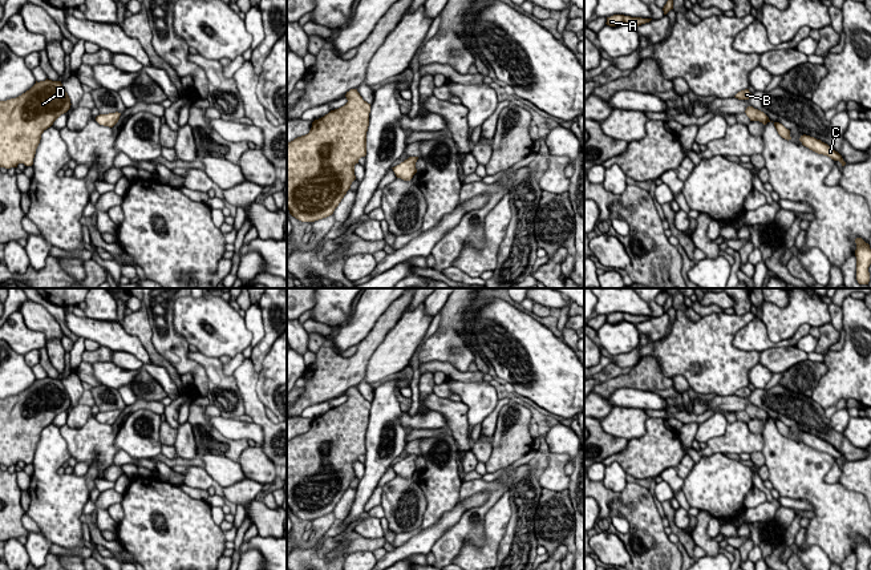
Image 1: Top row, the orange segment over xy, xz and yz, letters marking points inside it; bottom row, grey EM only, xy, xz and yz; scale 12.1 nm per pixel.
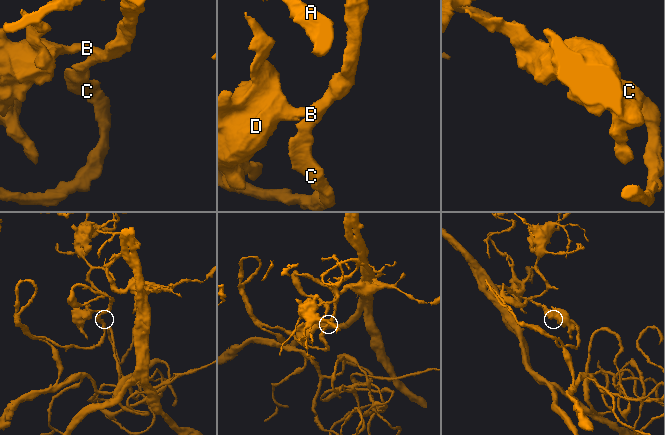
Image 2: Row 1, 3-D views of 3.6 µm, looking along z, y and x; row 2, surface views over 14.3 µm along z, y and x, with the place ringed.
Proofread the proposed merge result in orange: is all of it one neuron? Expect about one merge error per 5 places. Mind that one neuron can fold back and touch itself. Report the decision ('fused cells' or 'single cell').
single cell

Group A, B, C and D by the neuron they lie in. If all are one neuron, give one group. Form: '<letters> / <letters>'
A B C D

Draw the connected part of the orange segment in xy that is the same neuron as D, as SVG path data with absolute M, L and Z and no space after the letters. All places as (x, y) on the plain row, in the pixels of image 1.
M40 379L21 393L0 399L0 465L33 462L41 432L70 407L61 379Z

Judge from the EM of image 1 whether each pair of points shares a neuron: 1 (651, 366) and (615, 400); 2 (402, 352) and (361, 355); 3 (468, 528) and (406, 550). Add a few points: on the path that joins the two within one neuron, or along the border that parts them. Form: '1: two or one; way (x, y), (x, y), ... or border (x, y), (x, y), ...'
1: two; border (651, 389), (618, 388), (607, 399)
2: two; border (392, 328), (369, 359), (364, 379)
3: two; border (460, 518), (436, 541), (429, 552)

